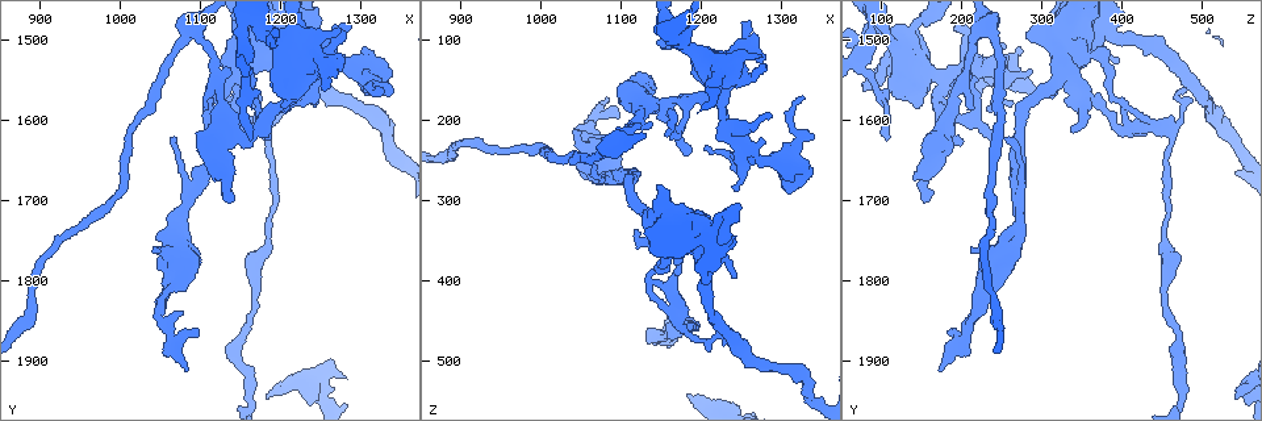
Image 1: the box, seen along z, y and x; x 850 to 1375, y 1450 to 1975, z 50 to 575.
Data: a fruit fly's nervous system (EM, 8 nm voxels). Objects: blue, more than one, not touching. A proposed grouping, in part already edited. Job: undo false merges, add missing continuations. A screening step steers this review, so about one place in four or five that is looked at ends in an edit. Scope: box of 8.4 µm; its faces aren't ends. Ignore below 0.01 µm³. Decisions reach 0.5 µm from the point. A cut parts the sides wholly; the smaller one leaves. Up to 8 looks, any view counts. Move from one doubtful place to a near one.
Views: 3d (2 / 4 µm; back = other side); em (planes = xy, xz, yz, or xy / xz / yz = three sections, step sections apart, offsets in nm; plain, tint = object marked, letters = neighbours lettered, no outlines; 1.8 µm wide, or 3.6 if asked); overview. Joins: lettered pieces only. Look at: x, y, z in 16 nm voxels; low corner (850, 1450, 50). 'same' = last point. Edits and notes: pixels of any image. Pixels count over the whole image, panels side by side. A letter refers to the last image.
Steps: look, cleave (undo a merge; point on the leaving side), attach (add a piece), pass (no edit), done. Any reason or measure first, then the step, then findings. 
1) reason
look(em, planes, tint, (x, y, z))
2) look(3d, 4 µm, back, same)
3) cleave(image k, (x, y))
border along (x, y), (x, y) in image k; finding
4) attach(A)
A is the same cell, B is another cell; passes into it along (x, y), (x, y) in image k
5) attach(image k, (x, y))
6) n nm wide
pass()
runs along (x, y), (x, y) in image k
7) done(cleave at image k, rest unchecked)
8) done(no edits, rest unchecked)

look(em, planes, letters, (1185, 1950, 540))

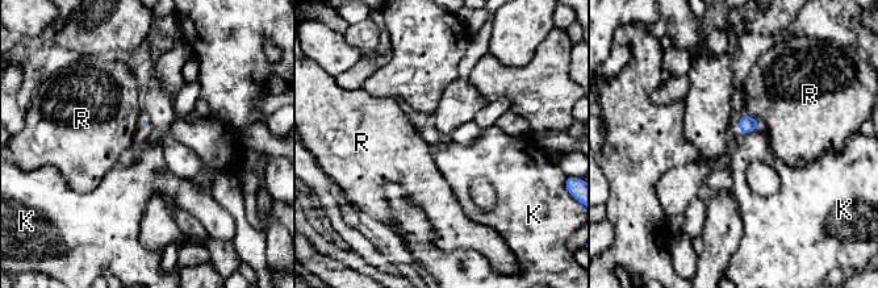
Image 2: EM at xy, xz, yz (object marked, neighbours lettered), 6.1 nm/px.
pass()
K and R are other cells; border along (760, 128), (741, 136) in image 2; no lettered piece goes on from it

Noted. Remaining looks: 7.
free end
look(3d, 2 µm, (1085, 1915, 175))

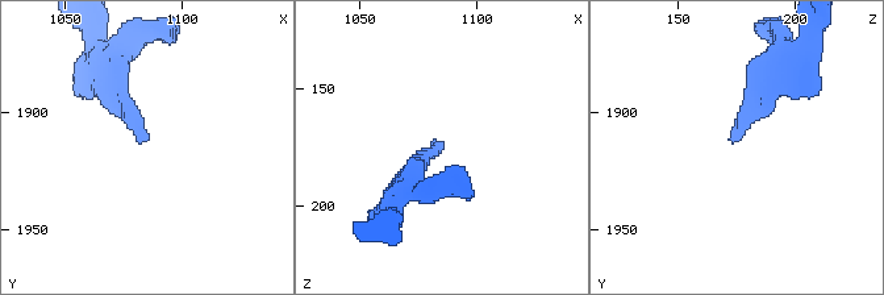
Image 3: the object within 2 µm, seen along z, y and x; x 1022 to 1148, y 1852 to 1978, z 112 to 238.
look(em, planes, letters, (1083, 1913, 175))

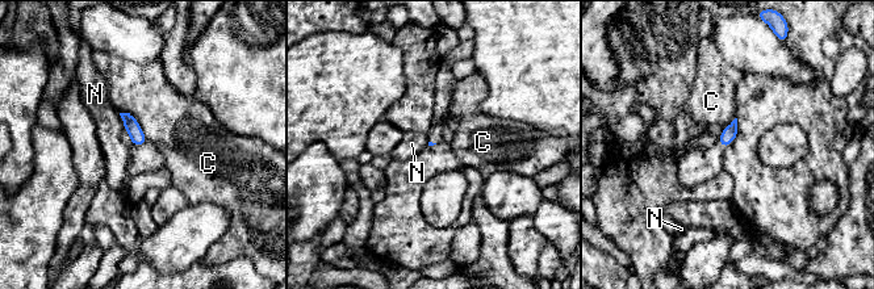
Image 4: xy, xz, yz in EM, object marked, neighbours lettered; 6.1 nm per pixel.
pass()
C and N are other cells; border along (118, 113), (122, 121) in image 4; no lettered piece goes on from it

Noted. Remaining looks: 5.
sharp bend
look(em, xy, step 16, tint, (1095, 1485, 225))

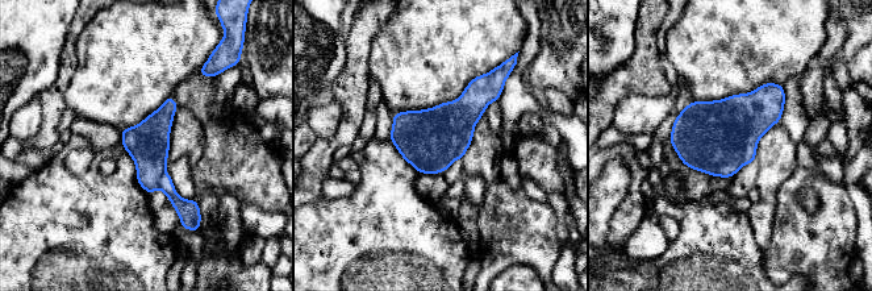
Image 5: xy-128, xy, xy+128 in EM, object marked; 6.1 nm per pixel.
see the neighbours
look(em, xy, step 16, letters, same)

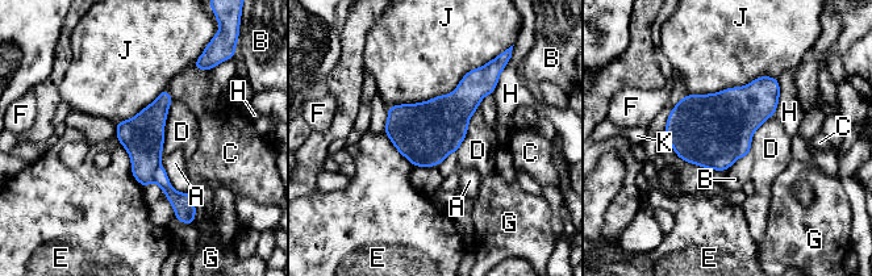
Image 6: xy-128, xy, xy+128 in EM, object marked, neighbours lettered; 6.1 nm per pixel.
260 nm wide
cleave(image 6, (142, 136))
A, B, C, D, E, F, G, H, J and K are other cells; border along (159, 163), (151, 180) in image 6; a second cell is stuck on

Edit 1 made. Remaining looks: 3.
done(cleave at image 6, rest unchecked)

